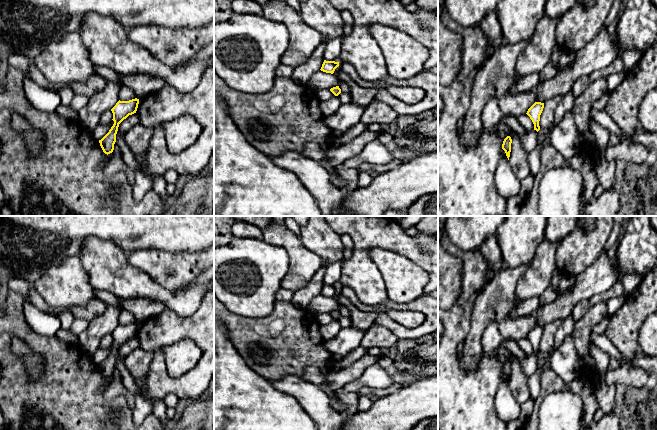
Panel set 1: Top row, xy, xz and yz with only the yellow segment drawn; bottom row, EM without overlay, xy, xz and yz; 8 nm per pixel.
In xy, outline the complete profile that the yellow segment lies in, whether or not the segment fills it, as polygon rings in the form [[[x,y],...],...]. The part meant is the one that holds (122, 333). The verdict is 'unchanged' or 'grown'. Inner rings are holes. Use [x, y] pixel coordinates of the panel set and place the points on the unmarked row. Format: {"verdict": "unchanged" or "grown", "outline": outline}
{"verdict": "unchanged", "outline": [[[135,322],[129,325],[118,325],[116,329],[111,333],[113,337],[114,348],[109,356],[99,364],[100,370],[105,378],[110,378],[114,374],[114,368],[116,366],[116,358],[119,348],[126,343],[129,339],[136,337],[139,328],[139,323]]]}

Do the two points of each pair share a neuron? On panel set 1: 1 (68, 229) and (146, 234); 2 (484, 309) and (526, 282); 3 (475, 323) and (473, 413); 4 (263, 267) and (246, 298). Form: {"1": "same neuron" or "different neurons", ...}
{"1": "same neuron", "2": "different neurons", "3": "different neurons", "4": "same neuron"}

